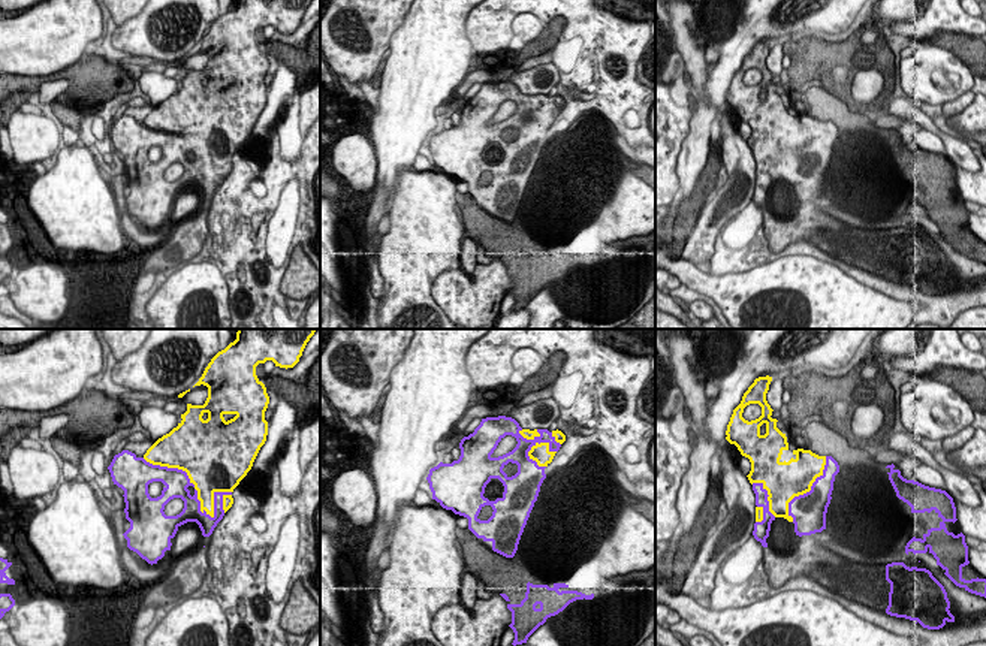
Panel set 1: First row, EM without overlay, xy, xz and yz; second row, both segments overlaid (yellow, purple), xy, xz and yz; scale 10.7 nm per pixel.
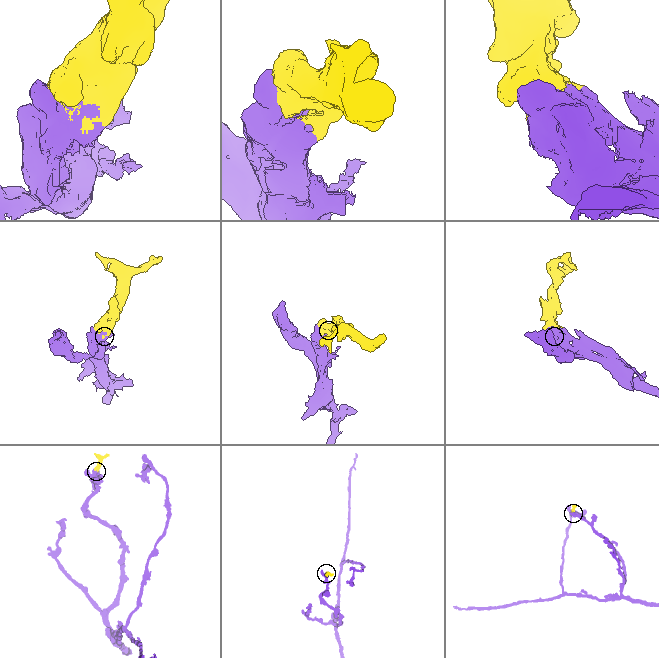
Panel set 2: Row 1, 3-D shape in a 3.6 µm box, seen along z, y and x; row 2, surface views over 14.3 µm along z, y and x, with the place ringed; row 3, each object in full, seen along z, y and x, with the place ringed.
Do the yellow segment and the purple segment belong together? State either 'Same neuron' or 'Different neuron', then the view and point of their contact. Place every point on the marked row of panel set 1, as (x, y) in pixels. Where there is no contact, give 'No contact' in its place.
Same neuron. Touches yellow at xy (198, 498)

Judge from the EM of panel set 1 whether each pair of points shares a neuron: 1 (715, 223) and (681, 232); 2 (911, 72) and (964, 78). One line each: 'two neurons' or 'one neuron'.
1: two neurons
2: one neuron

